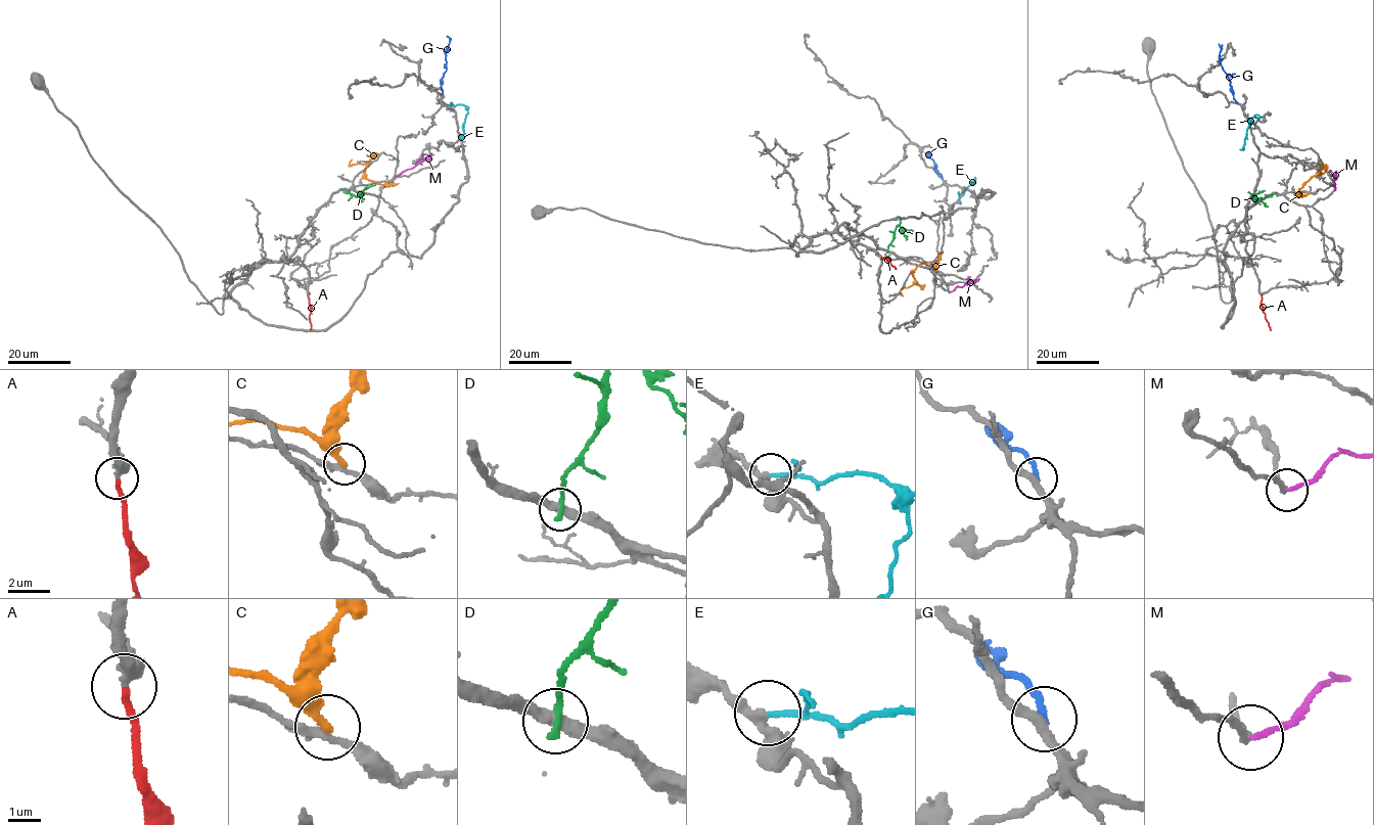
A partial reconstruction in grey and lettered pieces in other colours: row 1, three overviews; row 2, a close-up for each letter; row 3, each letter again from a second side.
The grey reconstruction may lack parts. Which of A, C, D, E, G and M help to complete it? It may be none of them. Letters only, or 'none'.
A

